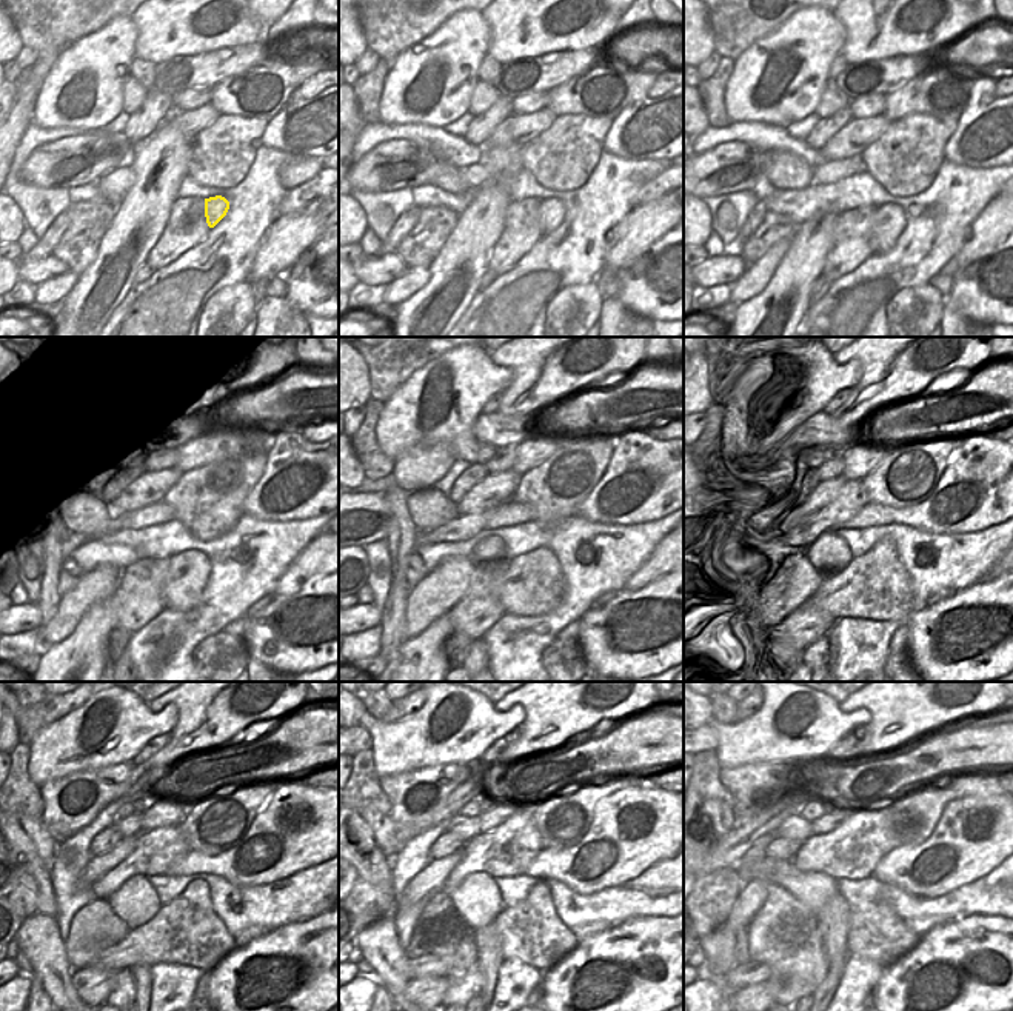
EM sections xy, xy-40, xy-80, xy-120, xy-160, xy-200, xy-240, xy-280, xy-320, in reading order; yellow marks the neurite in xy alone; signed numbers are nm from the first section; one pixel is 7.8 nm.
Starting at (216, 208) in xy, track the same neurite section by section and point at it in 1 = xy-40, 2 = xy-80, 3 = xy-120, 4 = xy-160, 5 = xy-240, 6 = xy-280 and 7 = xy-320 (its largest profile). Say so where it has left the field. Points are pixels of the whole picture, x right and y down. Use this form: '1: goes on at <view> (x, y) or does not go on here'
1: goes on at xy-40 (551, 211)
2: goes on at xy-80 (889, 220)
3: goes on at xy-120 (190, 571)
4: goes on at xy-160 (533, 583)
5: goes on at xy-240 (187, 931)
6: goes on at xy-280 (531, 930)
7: goes on at xy-320 (876, 933)

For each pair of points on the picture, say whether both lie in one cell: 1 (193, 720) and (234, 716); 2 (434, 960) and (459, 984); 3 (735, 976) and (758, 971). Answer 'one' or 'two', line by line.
1: one
2: two
3: one

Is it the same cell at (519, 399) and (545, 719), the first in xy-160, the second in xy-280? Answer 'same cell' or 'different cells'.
same cell

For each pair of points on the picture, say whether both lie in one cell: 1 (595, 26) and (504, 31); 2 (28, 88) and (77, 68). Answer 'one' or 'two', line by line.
1: one
2: two

